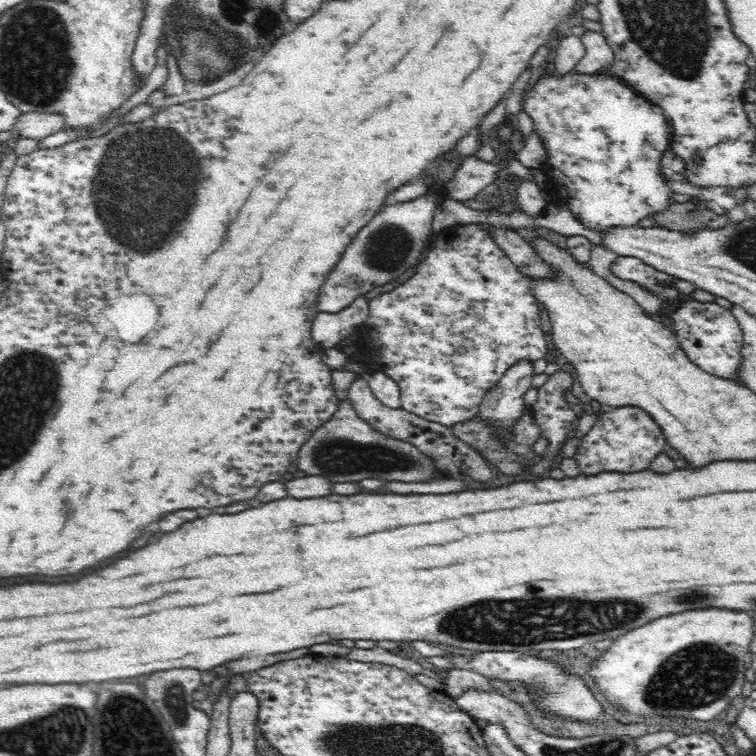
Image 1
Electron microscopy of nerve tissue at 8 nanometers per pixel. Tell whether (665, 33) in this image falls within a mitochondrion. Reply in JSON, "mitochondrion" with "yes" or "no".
{"mitochondrion":"yes"}

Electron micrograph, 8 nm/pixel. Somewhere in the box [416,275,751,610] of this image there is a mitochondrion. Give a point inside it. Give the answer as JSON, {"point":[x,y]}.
{"point":[688,594]}

